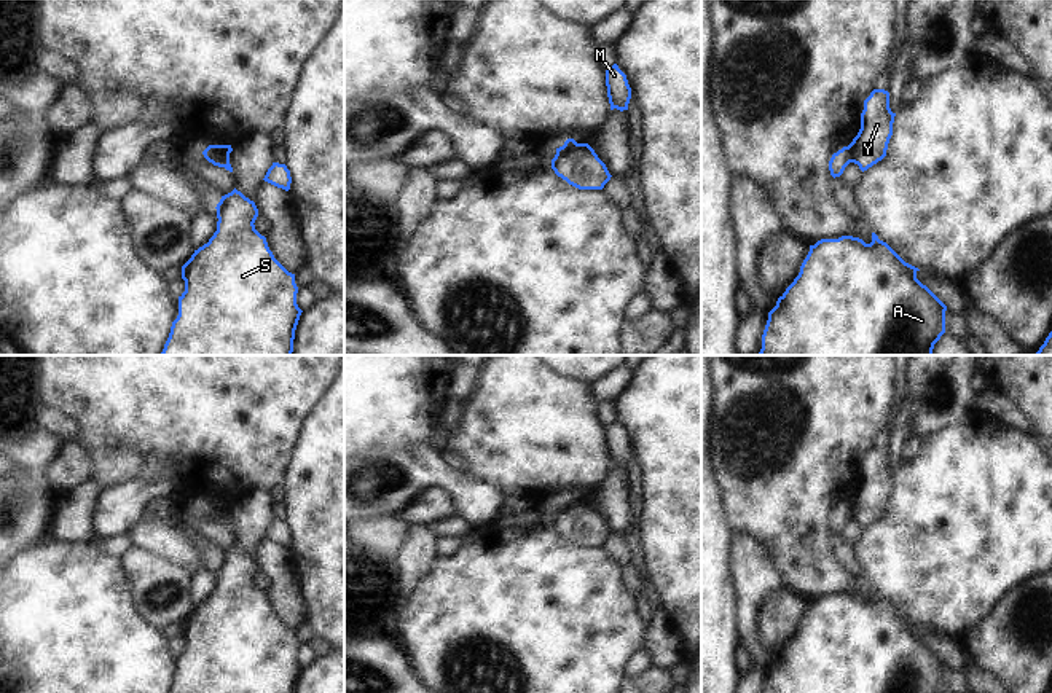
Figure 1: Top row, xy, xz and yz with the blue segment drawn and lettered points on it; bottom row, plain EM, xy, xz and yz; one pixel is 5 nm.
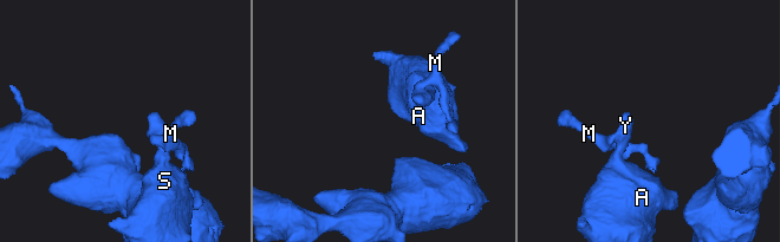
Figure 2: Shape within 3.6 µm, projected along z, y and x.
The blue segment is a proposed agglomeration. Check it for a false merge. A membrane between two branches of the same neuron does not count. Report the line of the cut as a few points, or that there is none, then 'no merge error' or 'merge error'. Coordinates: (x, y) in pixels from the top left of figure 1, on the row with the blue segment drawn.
cut xy (206, 148), (214, 148), (223, 155), (227, 166); merge error

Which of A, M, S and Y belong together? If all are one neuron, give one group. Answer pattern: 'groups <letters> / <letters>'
groups A S Y / M

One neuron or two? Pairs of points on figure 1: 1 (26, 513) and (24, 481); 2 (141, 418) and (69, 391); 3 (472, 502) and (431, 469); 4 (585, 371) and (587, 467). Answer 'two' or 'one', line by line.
1: one
2: one
3: one
4: two

